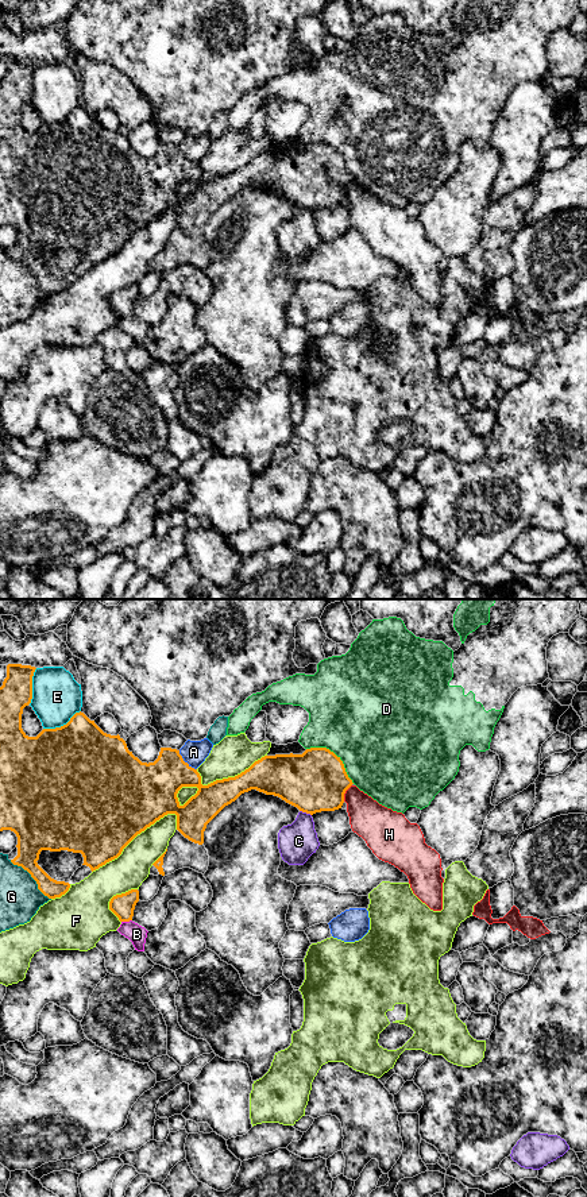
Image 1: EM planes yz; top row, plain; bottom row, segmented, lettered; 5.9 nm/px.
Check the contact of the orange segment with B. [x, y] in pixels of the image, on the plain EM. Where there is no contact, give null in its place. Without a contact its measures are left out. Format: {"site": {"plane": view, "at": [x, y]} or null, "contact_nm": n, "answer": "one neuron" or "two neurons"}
{"site": {"plane": "yz", "at": [126, 316]}, "contact_nm": 70, "answer": "two neurons"}

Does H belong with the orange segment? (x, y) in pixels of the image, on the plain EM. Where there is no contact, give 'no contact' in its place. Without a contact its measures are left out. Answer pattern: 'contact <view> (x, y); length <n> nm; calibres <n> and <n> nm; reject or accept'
contact yz (344, 188); length 120 nm; calibres 360 and 220 nm; reject

